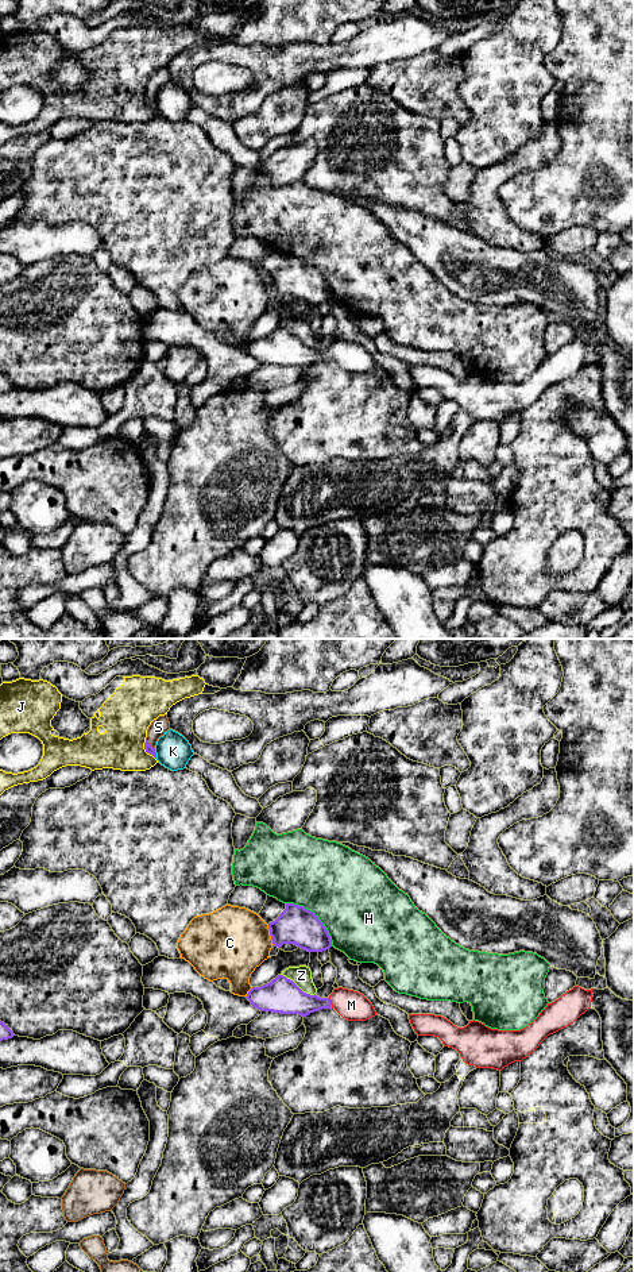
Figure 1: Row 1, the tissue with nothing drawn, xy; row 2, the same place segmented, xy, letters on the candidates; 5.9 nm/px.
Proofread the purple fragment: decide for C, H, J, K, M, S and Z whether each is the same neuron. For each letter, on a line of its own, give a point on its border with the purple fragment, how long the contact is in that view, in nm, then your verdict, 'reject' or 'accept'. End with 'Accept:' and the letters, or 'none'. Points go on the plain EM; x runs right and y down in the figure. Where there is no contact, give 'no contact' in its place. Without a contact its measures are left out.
C: meets purple in xy at (270, 286); contact 130 nm long; reject
H: meets purple in xy at (316, 268); contact 380 nm long; reject
J: meets purple in xy at (146, 103); contact 140 nm long; reject
K: meets purple in xy at (155, 106); contact 70 nm long; reject
M: meets purple in xy at (329, 354); contact 60 nm long; accept
S: meets purple in xy at (149, 96); contact 80 nm long; reject
Z: meets purple in xy at (297, 338); contact 240 nm long; reject
Accept: M

